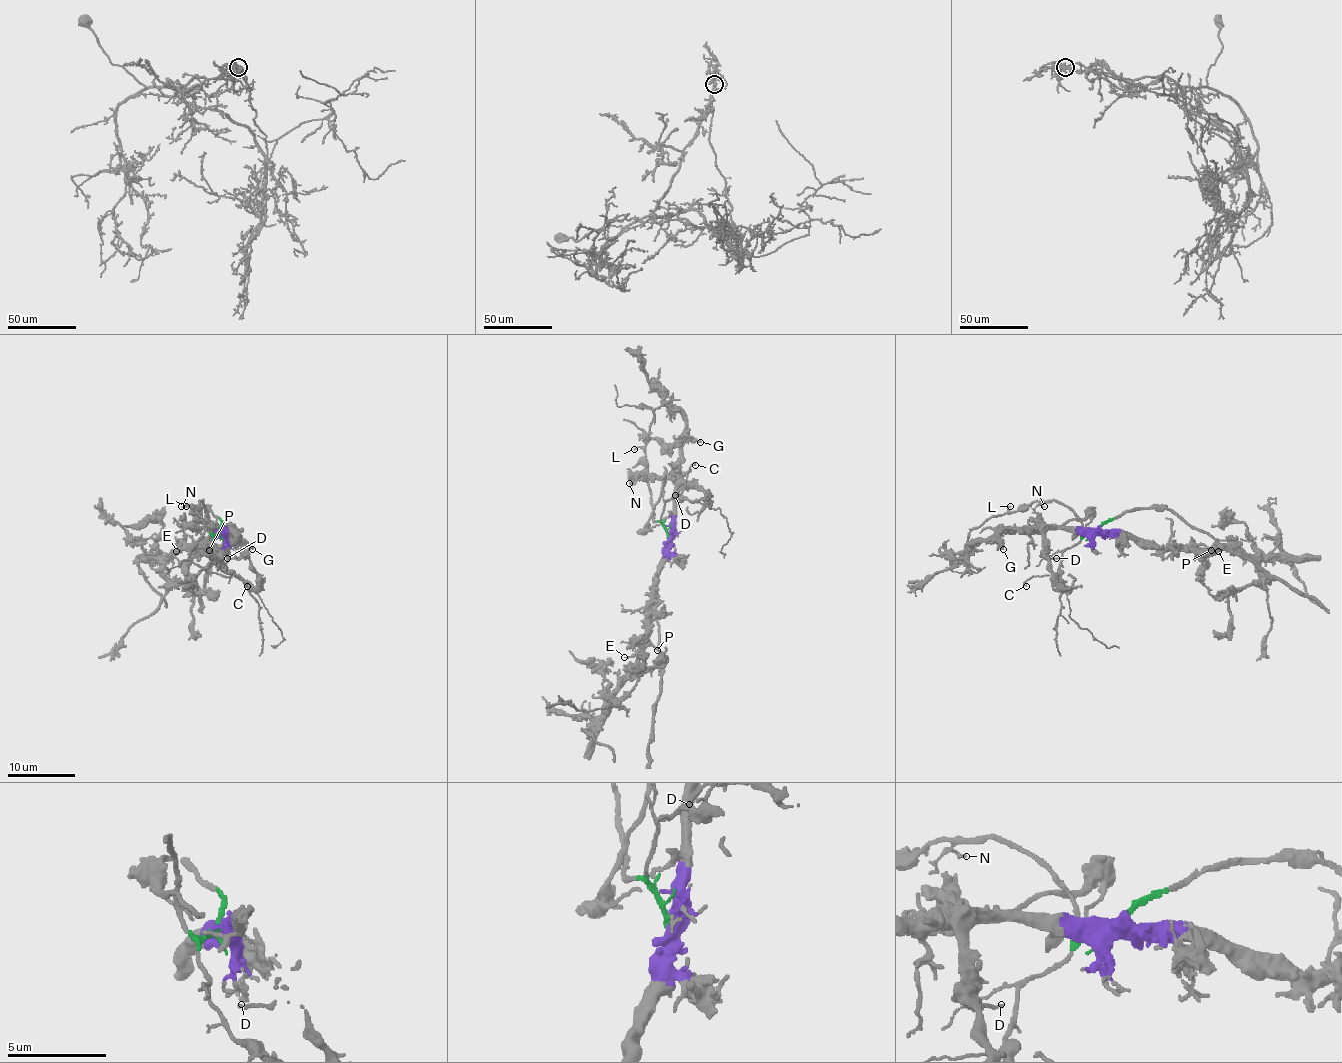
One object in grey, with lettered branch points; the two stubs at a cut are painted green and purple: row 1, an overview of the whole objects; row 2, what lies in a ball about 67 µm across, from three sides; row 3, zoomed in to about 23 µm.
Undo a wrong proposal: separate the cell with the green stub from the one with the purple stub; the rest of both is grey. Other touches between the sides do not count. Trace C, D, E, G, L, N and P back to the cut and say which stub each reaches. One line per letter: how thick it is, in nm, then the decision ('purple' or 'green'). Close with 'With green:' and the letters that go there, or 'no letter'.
C: calibre 140 nm; green
D: calibre 160 nm; purple
E: calibre 160 nm; purple
G: calibre 240 nm; purple
L: calibre 130 nm; green
N: calibre 150 nm; green
P: calibre 160 nm; purple
With green: C, L, N

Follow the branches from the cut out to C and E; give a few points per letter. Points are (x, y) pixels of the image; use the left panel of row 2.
C: (220, 530), (213, 537), (220, 564), (239, 576), (247, 586)
E: (222, 530), (203, 545), (176, 550)

